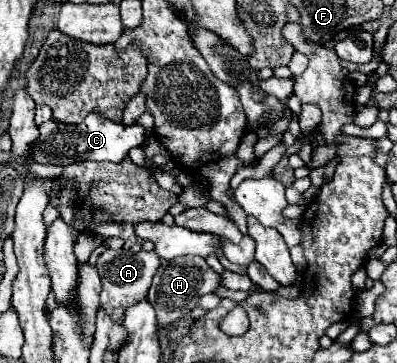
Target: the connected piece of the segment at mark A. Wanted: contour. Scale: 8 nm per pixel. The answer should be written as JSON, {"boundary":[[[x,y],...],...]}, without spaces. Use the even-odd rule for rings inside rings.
{"boundary":[[[106,249],[100,257],[98,257],[98,273],[102,279],[102,291],[100,291],[100,309],[108,311],[108,315],[120,323],[122,315],[126,311],[126,307],[134,305],[138,299],[142,299],[152,283],[152,277],[156,275],[160,267],[160,257],[154,251],[140,251],[140,253],[132,253],[126,249],[114,251],[114,249]]]}

